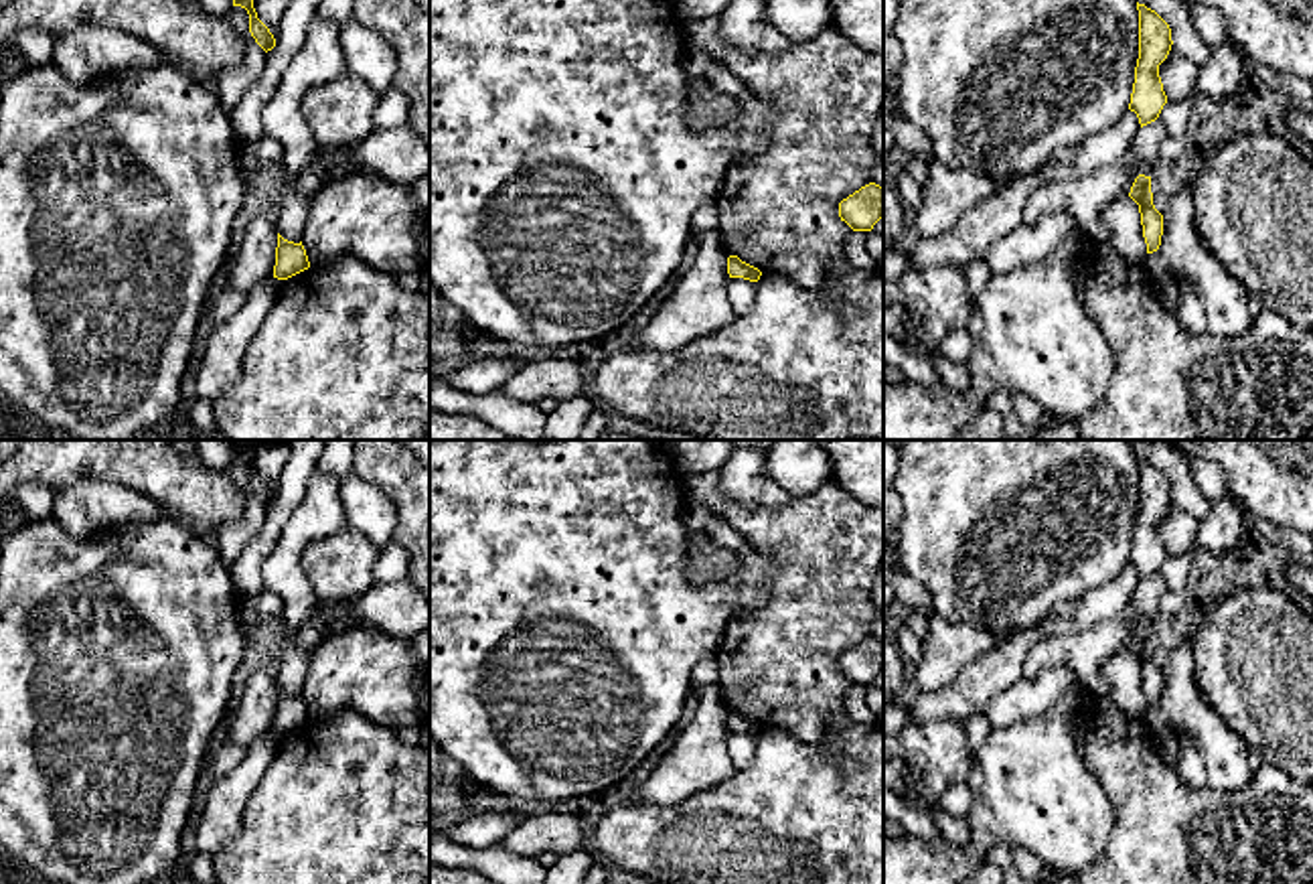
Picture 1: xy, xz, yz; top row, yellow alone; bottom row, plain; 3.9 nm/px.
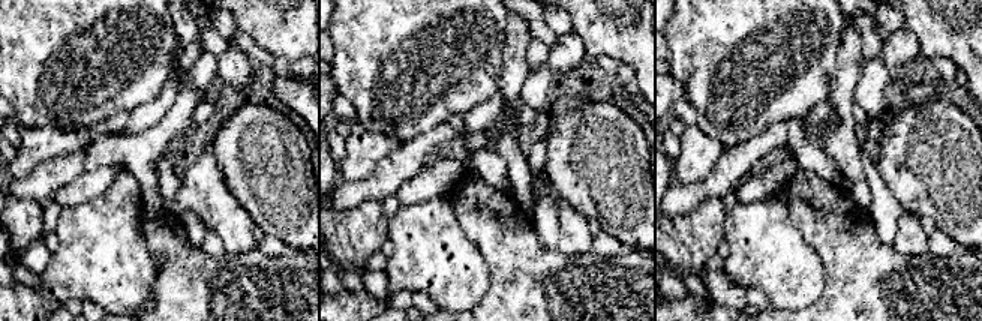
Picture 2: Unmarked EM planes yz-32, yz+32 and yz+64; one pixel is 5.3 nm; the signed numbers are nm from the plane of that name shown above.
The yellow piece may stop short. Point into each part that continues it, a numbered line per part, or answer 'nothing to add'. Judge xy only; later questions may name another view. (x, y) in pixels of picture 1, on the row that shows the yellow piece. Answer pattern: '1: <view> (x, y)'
nothing to add

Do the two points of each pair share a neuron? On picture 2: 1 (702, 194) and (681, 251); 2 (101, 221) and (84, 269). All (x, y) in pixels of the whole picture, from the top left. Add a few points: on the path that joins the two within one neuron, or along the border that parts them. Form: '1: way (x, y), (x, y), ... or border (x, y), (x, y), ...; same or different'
1: border (720, 197), (702, 201), (687, 215), (670, 218); different
2: way (101, 233), (101, 248), (92, 257); same

